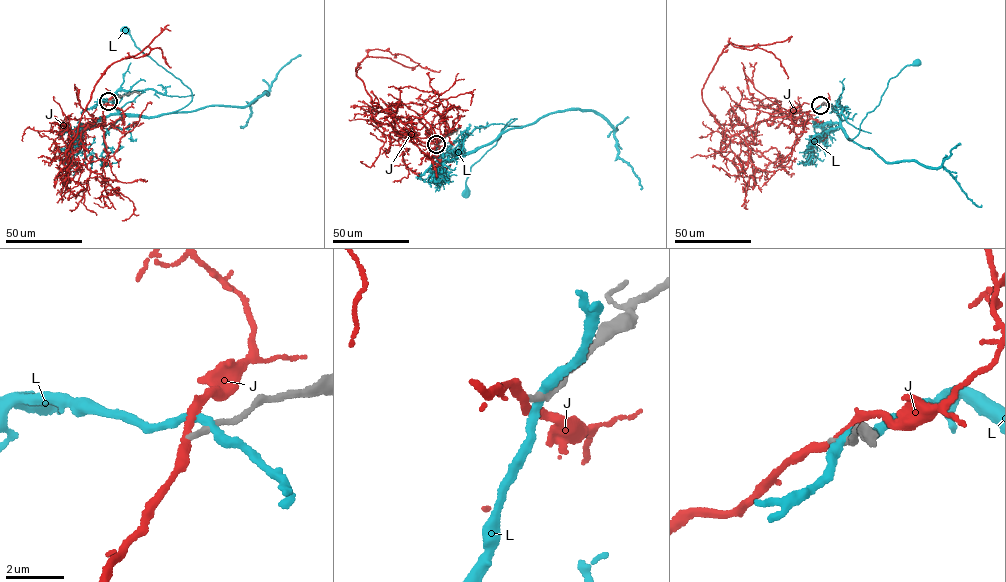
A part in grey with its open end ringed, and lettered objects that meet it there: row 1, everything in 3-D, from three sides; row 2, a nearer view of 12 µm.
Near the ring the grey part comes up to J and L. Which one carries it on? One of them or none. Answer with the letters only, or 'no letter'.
J

